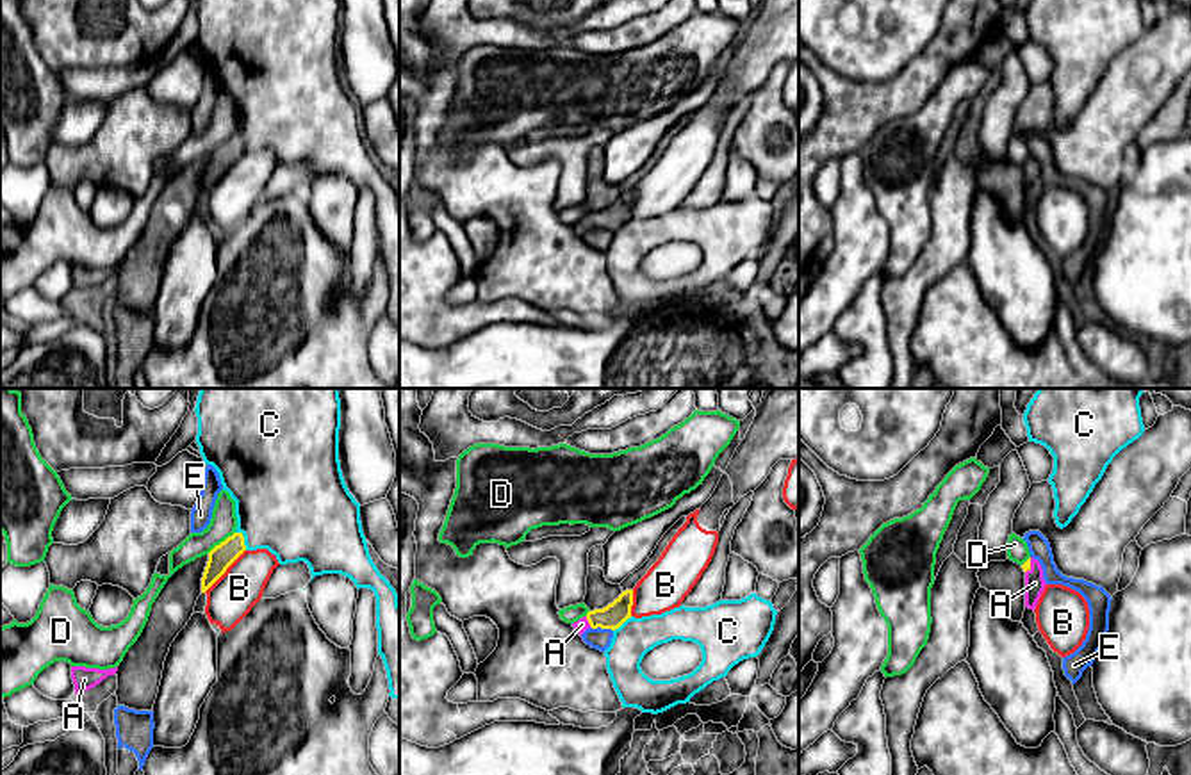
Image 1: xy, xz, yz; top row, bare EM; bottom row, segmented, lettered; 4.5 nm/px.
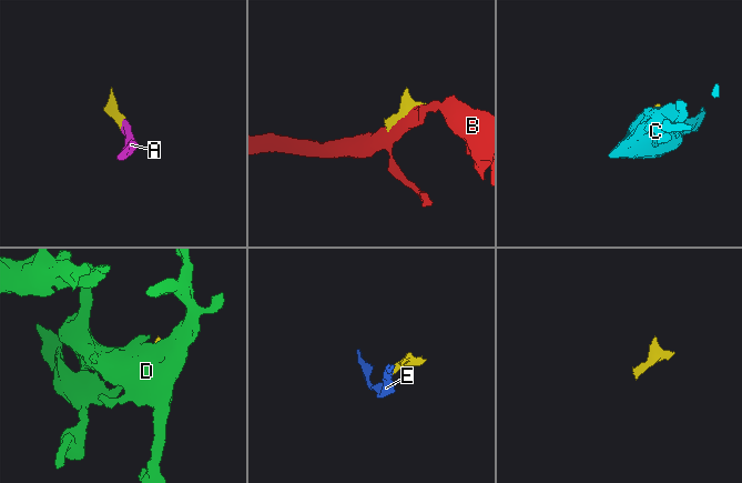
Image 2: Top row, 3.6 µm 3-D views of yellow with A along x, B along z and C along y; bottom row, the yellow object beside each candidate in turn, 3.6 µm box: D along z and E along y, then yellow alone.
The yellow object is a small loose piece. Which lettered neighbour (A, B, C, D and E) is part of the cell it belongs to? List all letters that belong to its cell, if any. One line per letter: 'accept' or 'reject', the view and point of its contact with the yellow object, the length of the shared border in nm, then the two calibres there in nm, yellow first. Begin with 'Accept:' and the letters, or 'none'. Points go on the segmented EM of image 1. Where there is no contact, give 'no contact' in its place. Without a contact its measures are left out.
Accept: A
A: accept; contact xz (589, 622); length 50 nm; calibres 110 and 60 nm
B: reject; contact xy (225, 571); length 280 nm; calibres 110 and 200 nm
C: reject; contact xy (243, 540); length 100 nm; calibres 110 and 440 nm
D: reject; contact xy (221, 542); length 160 nm; calibres 110 and 120 nm
E: reject; contact xz (601, 628); length 110 nm; calibres 110 and 100 nm

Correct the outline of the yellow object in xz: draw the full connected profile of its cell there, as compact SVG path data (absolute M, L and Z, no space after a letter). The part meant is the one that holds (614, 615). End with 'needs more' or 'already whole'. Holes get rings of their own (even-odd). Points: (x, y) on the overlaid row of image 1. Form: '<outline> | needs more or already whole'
M633 590L622 591L612 604L603 609L588 611L583 618L572 624L574 631L581 636L587 629L619 629L631 618Z | needs more

